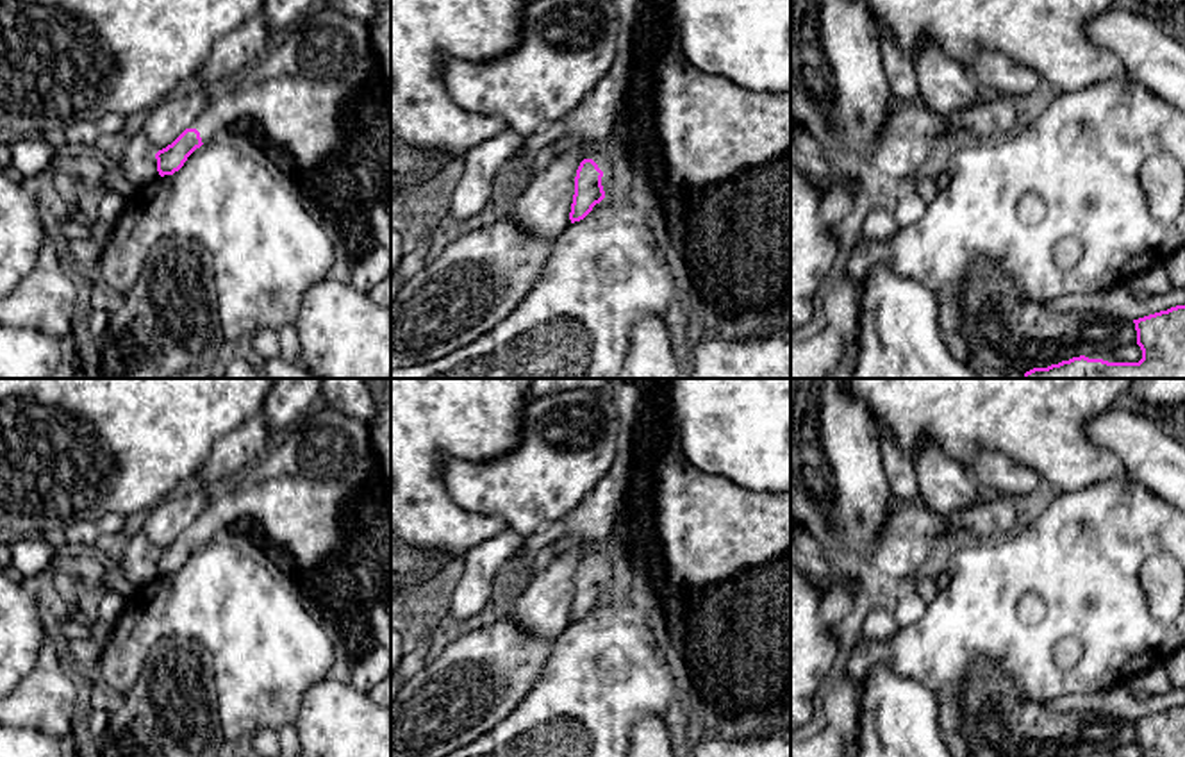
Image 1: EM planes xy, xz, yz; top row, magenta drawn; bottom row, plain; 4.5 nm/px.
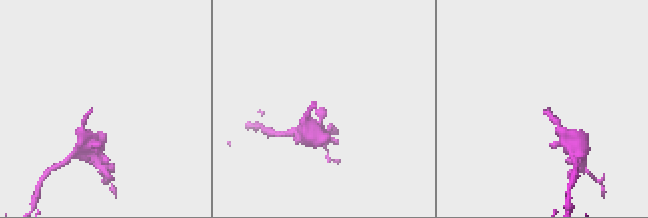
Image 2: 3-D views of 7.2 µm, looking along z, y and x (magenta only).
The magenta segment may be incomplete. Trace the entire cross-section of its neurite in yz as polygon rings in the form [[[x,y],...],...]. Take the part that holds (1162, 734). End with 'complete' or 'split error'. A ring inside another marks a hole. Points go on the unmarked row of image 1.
[[[1185,705],[1133,720],[1142,757],[1185,757]]]; complete

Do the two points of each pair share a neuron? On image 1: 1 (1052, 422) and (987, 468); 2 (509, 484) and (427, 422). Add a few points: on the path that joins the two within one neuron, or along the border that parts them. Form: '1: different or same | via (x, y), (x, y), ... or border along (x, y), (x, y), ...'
1: different | border along (968, 466), (982, 450), (1000, 450), (1041, 479)
2: different | border along (518, 443), (491, 459), (450, 461), (445, 486)

